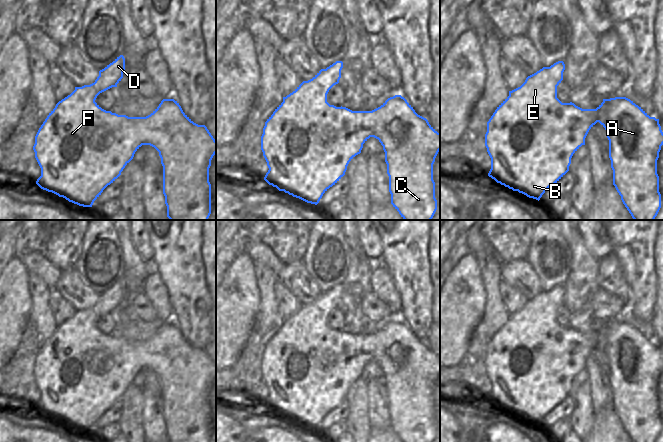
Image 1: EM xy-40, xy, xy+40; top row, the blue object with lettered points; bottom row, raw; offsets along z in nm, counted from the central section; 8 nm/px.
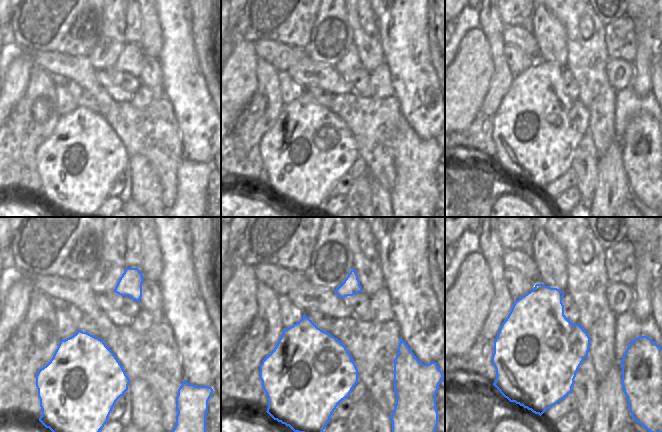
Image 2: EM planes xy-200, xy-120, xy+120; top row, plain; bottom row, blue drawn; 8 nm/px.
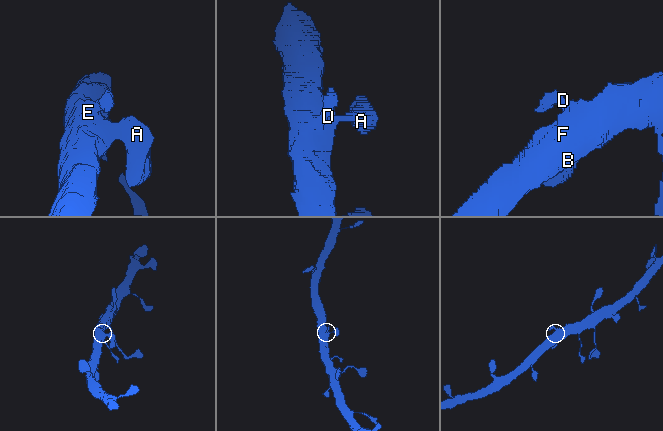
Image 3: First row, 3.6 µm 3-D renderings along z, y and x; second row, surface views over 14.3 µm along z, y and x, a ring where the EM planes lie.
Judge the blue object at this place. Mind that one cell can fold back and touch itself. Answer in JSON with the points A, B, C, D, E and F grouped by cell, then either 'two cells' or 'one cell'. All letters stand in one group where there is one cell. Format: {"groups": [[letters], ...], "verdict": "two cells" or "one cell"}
{"groups": [["A", "B", "C", "D", "E", "F"]], "verdict": "one cell"}

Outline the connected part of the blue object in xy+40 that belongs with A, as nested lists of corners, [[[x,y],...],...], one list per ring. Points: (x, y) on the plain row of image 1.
[[[558,285],[528,300],[518,312],[497,331],[487,346],[485,370],[491,382],[488,400],[497,407],[518,415],[529,422],[540,424],[542,419],[568,395],[573,378],[585,369],[589,354],[599,346],[607,356],[609,382],[613,394],[613,409],[632,442],[655,442],[661,432],[657,384],[663,369],[663,356],[659,343],[650,341],[641,331],[626,321],[603,323],[596,333],[582,333],[574,327],[562,327],[557,322],[557,310],[563,304],[565,288]]]

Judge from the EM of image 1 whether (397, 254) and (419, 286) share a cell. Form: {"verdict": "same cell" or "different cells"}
{"verdict": "same cell"}

